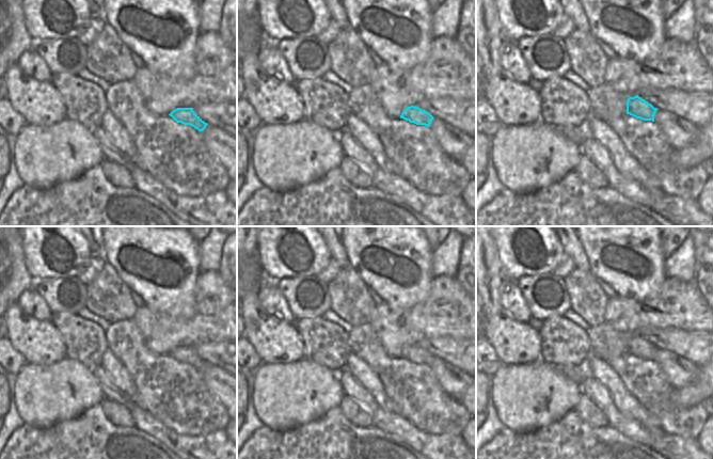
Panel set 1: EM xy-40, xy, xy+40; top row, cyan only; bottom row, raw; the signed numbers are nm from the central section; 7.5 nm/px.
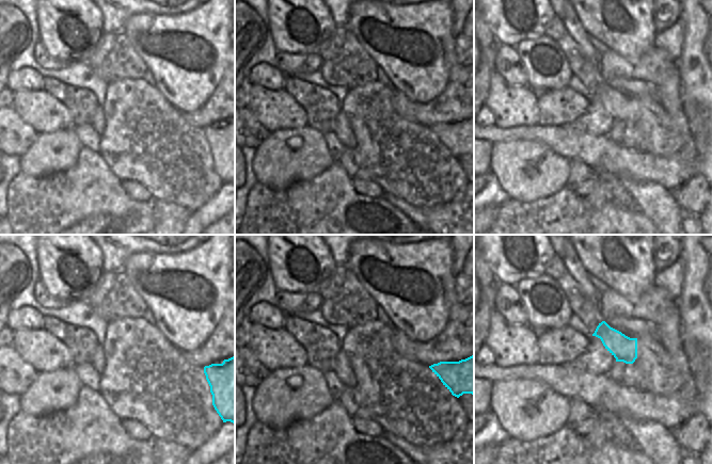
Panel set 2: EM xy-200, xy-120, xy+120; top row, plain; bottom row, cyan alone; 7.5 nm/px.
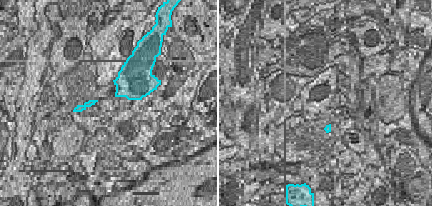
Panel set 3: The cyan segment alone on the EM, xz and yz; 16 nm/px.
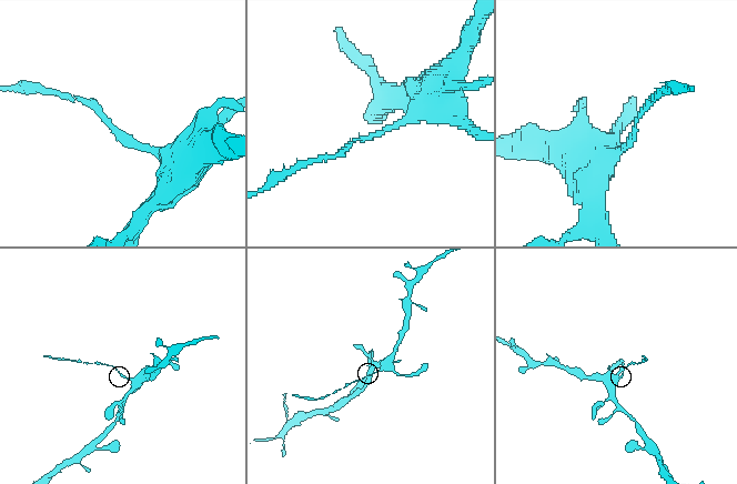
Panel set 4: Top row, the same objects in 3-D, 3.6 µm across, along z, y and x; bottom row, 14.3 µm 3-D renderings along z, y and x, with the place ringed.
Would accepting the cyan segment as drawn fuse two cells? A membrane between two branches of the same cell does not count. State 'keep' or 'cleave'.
cleave

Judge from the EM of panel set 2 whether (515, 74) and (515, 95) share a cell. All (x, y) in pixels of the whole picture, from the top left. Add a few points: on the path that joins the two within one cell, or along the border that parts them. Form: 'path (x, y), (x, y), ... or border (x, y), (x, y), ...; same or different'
border (496, 69), (512, 85), (525, 86); different

